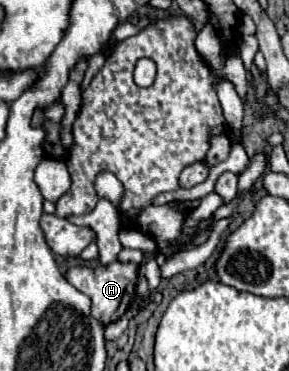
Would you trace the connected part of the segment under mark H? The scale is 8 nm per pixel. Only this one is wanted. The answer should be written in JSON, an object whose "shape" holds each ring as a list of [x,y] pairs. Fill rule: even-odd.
{"shape":[[[113,260],[111,264],[107,266],[101,266],[97,264],[95,268],[87,268],[87,266],[73,266],[67,270],[65,274],[67,282],[71,286],[75,286],[77,290],[81,290],[83,294],[87,294],[91,298],[91,312],[93,312],[93,318],[103,326],[107,328],[111,322],[119,320],[133,304],[135,296],[137,296],[137,280],[139,280],[139,264],[135,262],[119,262],[119,260]]]}

